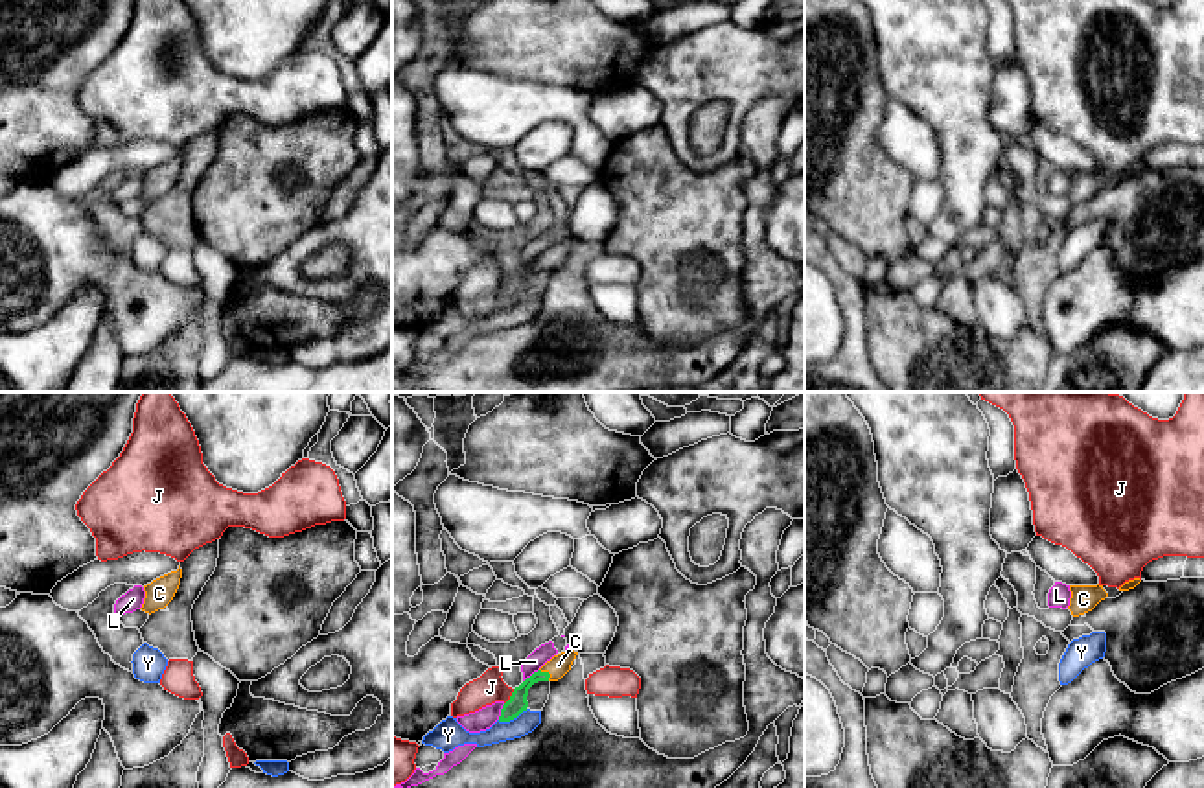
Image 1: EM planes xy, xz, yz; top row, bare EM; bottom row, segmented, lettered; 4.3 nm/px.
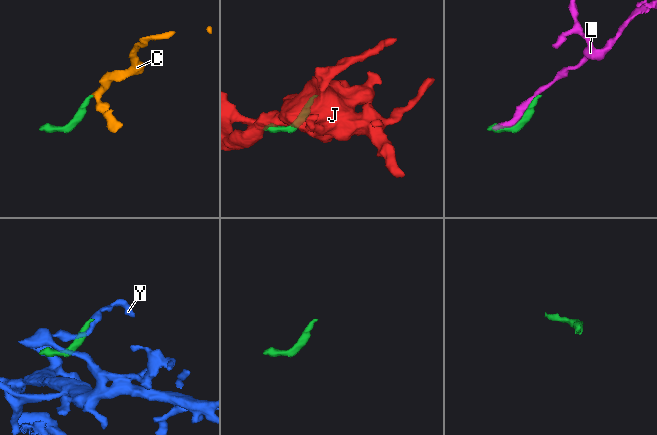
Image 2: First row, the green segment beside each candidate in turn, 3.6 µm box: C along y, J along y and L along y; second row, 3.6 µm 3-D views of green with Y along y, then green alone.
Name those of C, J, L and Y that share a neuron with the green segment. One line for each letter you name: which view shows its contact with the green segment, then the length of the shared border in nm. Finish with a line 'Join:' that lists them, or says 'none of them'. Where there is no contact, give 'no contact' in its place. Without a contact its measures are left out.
C: xz | 70 nm
Join: C

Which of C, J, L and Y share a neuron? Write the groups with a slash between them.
C / J / L / Y

